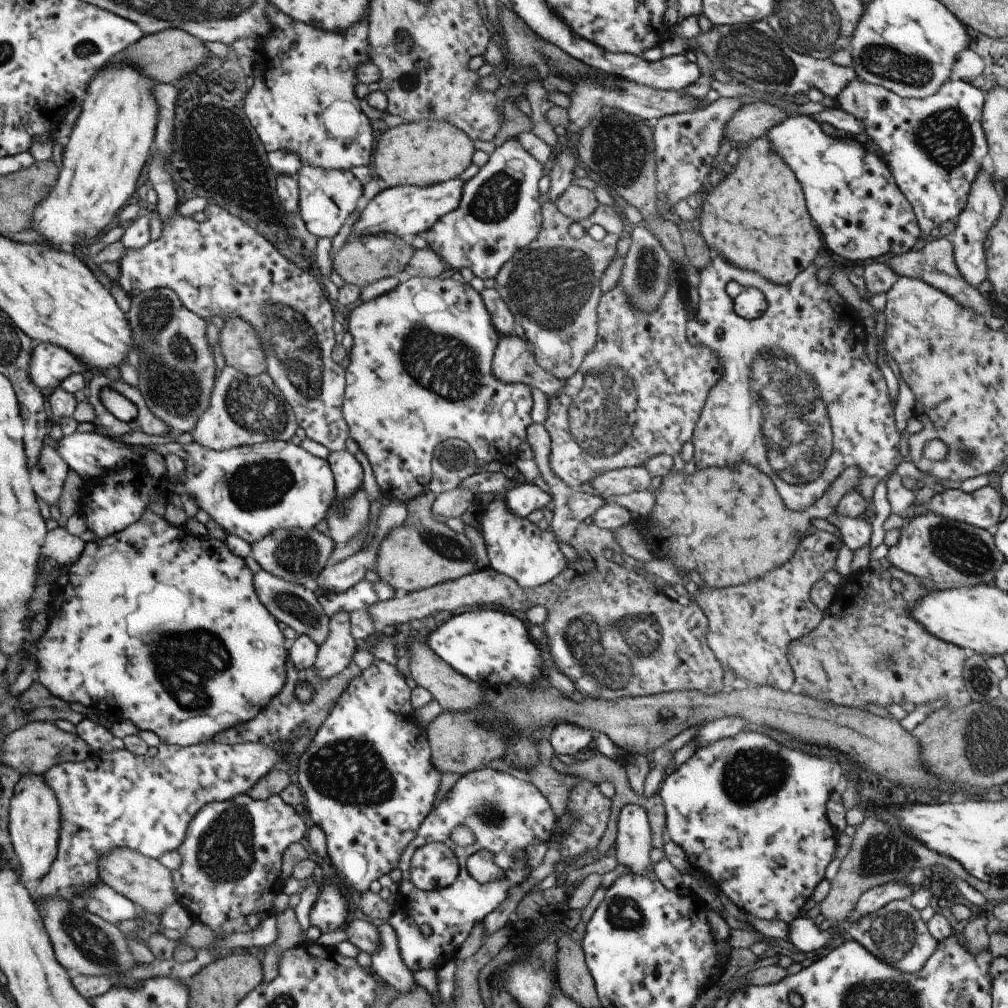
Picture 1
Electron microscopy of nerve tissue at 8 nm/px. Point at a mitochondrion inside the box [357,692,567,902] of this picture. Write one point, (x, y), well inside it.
(491, 813)

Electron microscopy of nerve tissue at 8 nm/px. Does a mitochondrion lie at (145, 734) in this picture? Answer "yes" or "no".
no

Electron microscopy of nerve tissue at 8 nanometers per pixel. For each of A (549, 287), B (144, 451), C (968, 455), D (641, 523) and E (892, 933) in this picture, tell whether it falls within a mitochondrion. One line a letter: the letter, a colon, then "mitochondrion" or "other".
A: mitochondrion
B: other
C: other
D: other
E: mitochondrion

